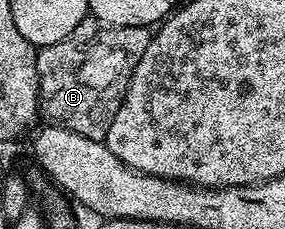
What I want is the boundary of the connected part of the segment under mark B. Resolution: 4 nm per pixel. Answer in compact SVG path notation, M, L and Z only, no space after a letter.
M85 19L66 38L41 46L35 59L41 116L51 125L102 141L124 99L136 63L148 51L151 36L145 25L120 27Z

